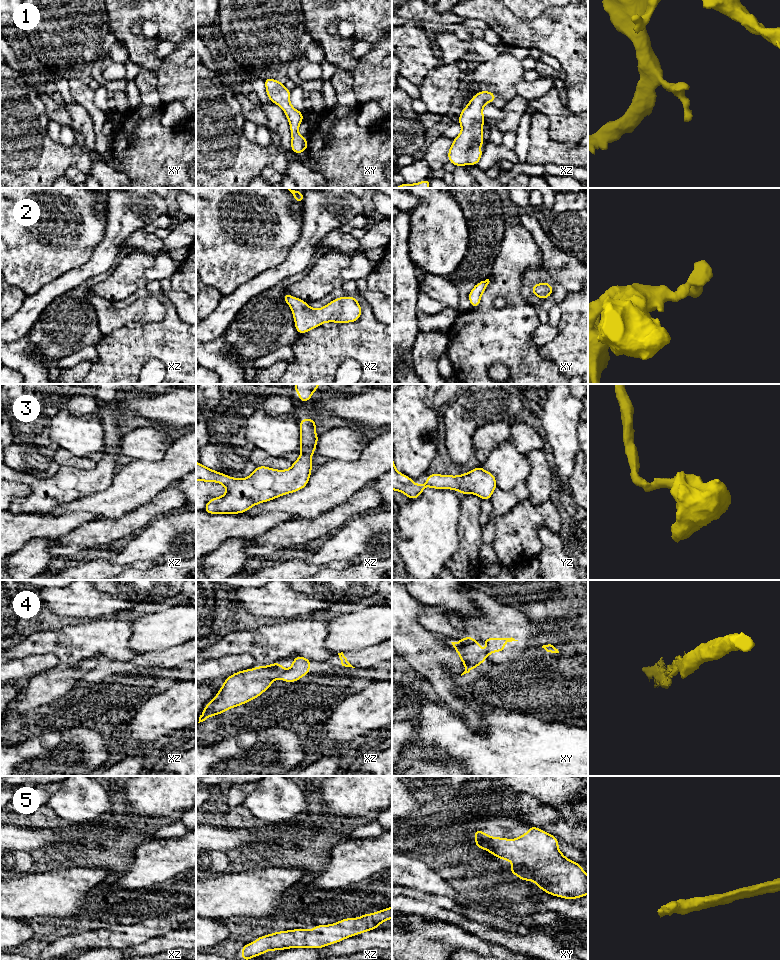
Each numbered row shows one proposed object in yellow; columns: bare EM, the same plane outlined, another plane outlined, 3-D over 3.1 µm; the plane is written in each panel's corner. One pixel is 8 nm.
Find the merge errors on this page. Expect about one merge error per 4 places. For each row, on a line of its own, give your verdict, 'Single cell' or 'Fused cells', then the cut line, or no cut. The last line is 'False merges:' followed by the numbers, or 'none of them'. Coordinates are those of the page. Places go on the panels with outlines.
1: Single cell. No split
2: Single cell. No split
3: Single cell. No split
4: Fused cells. Split along xy (476, 641), (468, 643), (459, 642)
5: Single cell. No split
False merges: 4

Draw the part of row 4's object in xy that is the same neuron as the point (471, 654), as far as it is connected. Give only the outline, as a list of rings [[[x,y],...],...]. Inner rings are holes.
[[[451,642],[457,651],[462,663],[465,665],[465,671],[461,674],[469,673],[475,667],[481,665],[485,658],[478,642],[464,644],[460,642]]]

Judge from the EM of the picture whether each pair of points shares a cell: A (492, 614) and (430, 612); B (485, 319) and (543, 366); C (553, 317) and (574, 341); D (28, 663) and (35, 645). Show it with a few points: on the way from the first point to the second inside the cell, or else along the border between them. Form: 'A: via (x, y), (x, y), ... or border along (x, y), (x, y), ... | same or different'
A: via (477, 629), (470, 634), (452, 634), (445, 627) | same
B: via (499, 333), (529, 363) | same
C: border along (561, 304), (561, 317), (557, 326) | different
D: border along (55, 655), (30, 654), (12, 659) | different

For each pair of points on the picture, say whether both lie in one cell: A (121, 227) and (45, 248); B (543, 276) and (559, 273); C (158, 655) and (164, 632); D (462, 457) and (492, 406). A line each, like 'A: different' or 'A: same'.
A: different
B: different
C: different
D: same

